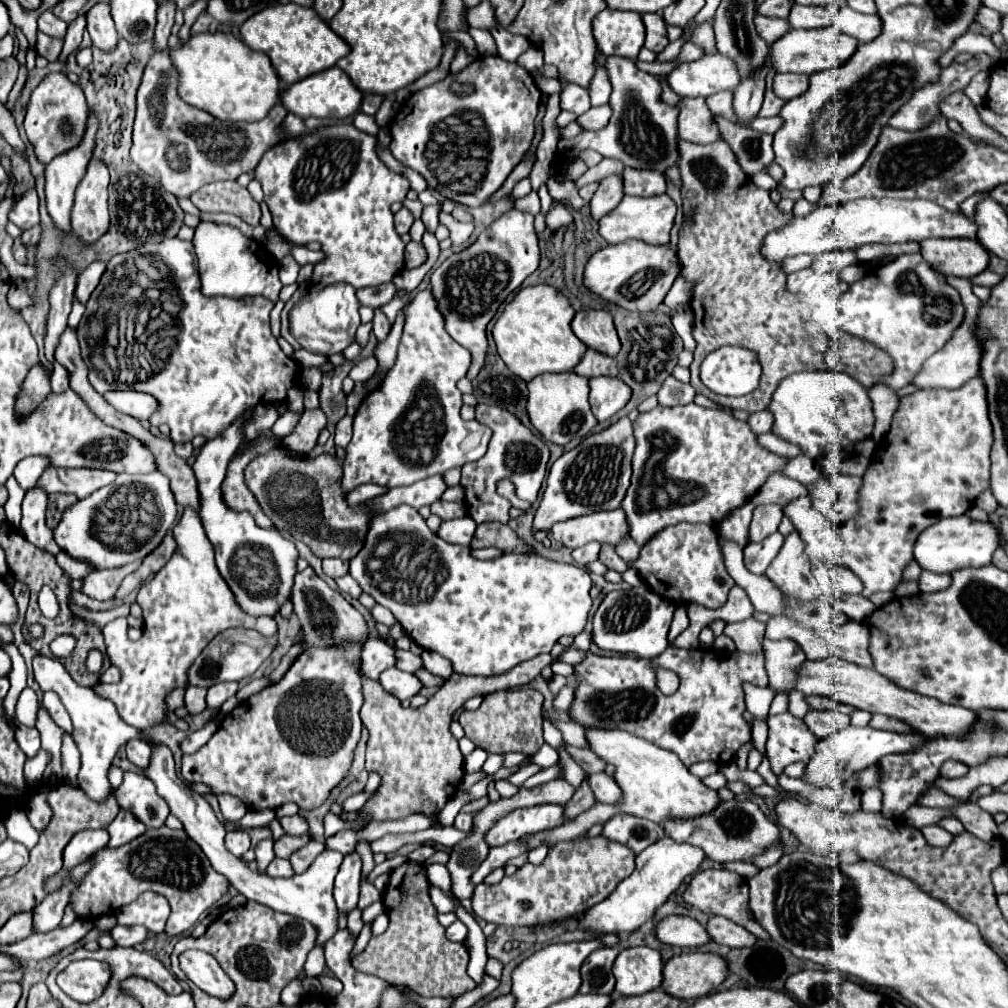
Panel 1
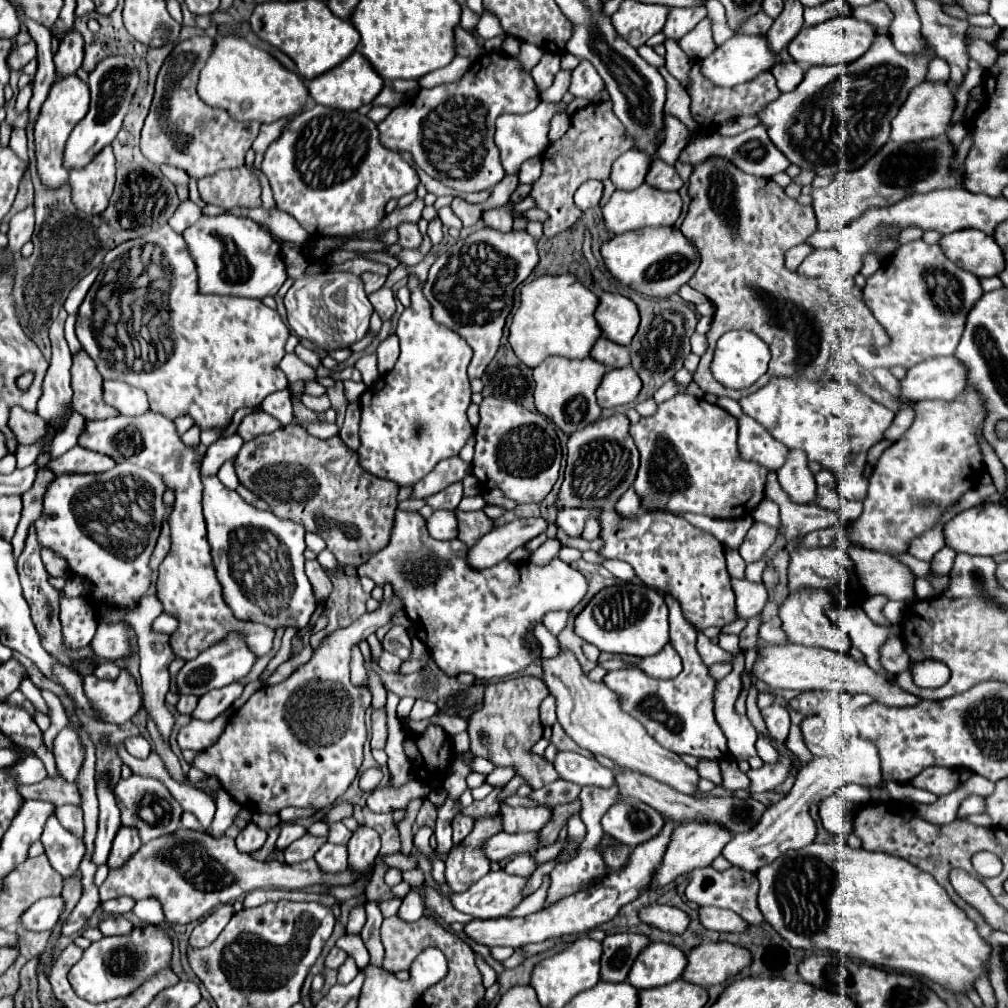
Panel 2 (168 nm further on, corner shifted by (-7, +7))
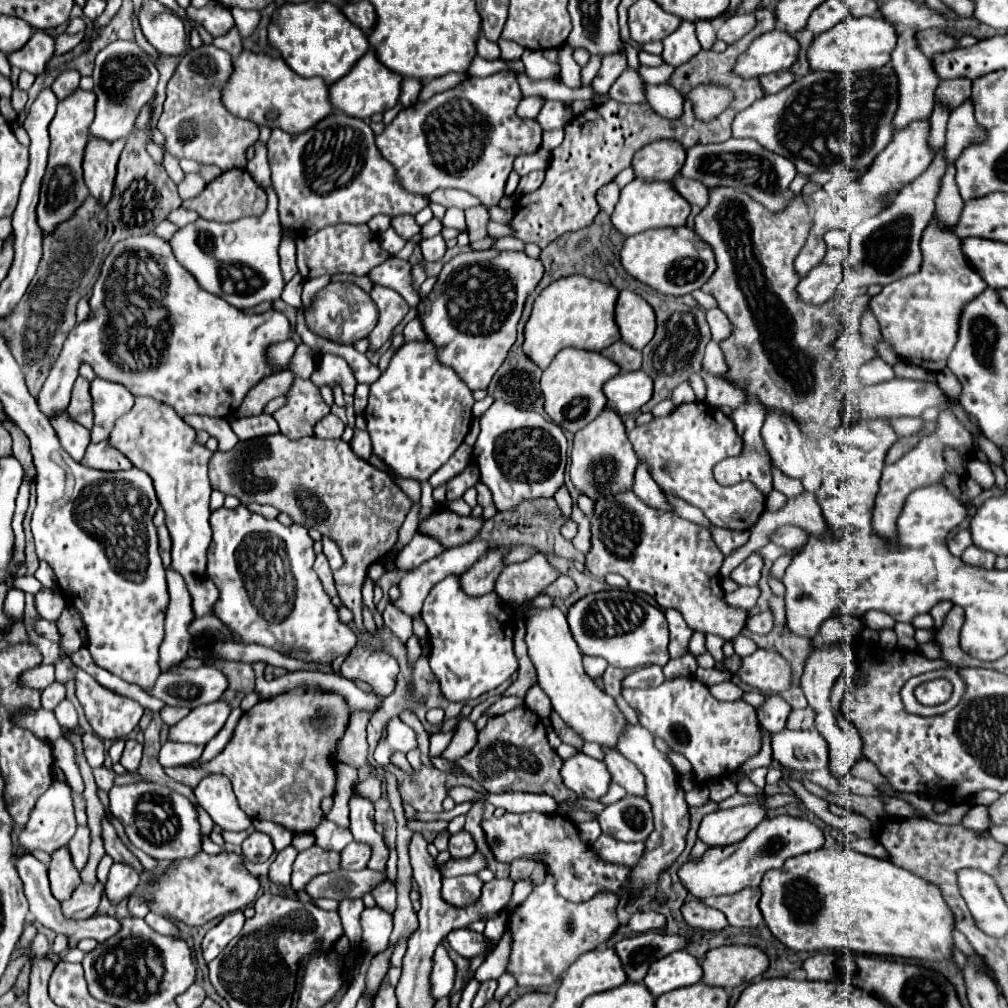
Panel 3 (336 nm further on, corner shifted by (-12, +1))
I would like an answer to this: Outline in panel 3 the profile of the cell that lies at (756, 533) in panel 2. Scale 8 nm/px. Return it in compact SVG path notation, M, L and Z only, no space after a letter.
M752 554L738 568L734 568L730 578L738 586L756 586L760 580L760 570L762 570L762 558L758 554Z

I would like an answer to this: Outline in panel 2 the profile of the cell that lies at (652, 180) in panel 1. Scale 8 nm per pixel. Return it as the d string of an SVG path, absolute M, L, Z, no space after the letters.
M653 158L649 172L645 176L645 184L657 190L679 190L683 186L683 180L679 178L675 166L665 164L661 158Z

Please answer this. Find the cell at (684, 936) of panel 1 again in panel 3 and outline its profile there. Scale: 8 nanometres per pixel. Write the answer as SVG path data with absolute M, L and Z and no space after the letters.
M642 910L642 912L636 912L630 916L628 920L628 928L632 932L648 932L648 930L660 930L662 926L666 924L664 916L660 912L654 912L654 910Z

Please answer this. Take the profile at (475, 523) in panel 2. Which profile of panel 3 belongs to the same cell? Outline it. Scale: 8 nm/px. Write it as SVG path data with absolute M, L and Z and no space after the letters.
M446 510L422 520L418 526L418 532L438 540L444 548L452 548L452 546L470 542L478 534L480 526L482 526L482 518L458 516Z

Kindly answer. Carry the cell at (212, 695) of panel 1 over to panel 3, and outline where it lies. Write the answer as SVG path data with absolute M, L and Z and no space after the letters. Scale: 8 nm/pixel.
M214 702L194 708L186 718L170 726L168 742L206 746L222 730L228 714L230 714L230 706L224 702Z

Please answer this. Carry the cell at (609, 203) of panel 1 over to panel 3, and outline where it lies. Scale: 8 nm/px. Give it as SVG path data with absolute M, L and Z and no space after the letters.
M656 140L634 154L632 168L644 180L672 180L686 160L686 150L676 140Z

